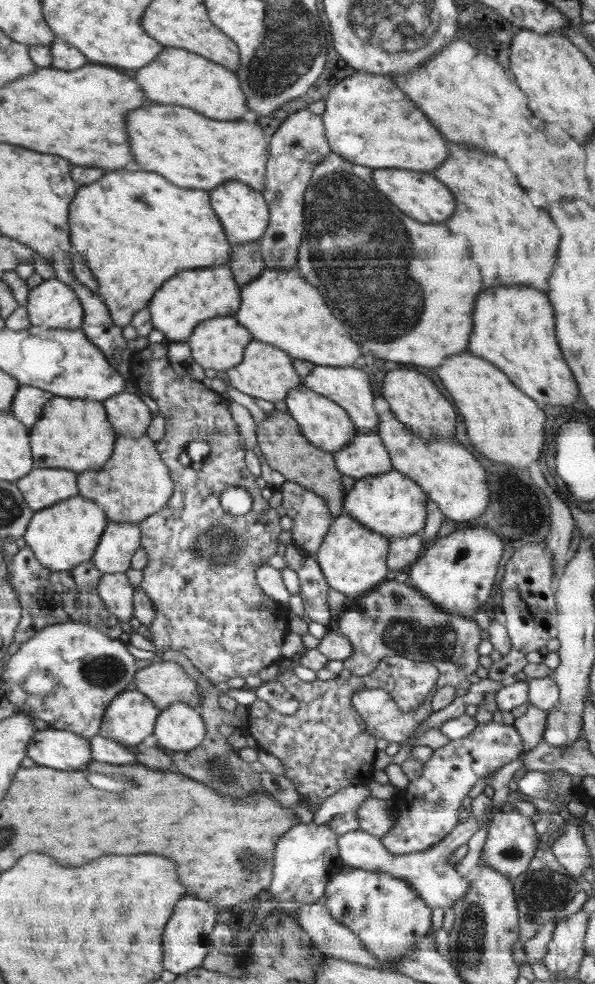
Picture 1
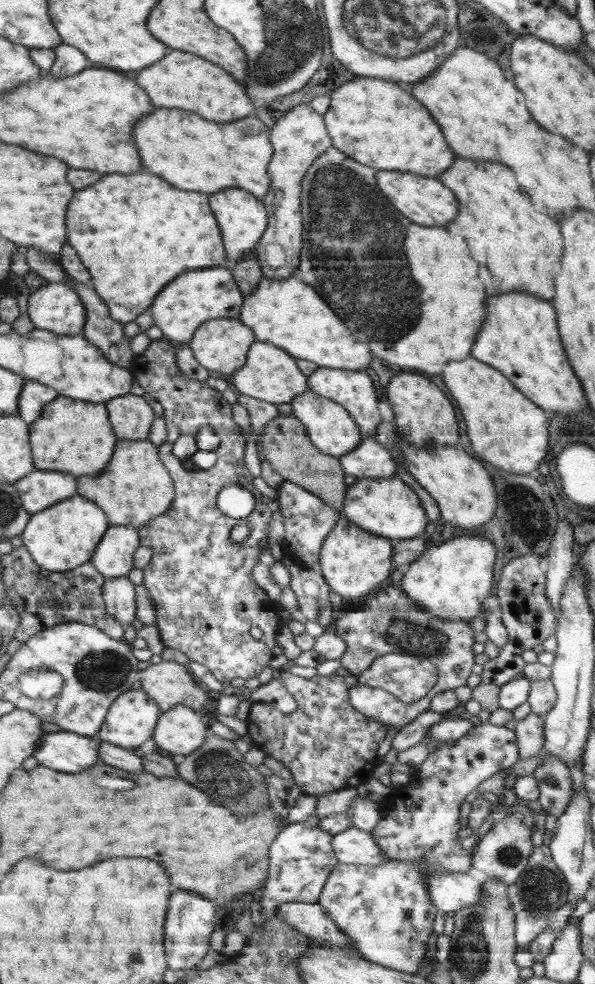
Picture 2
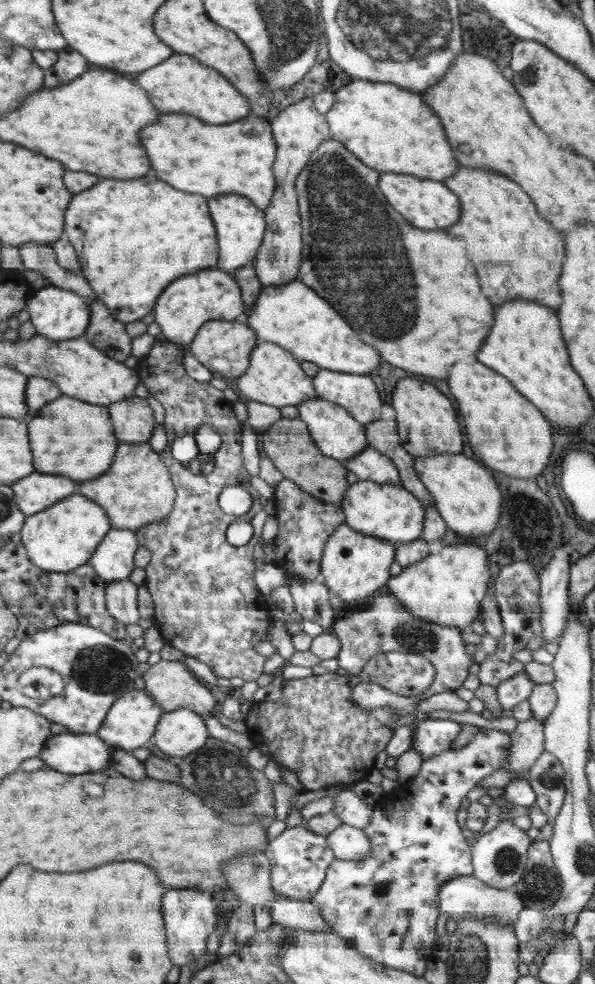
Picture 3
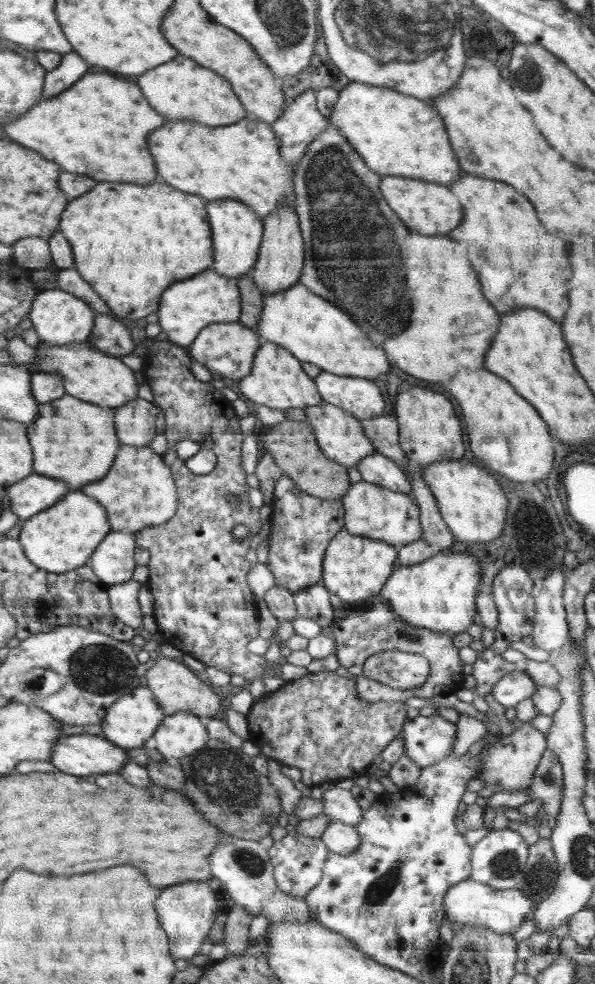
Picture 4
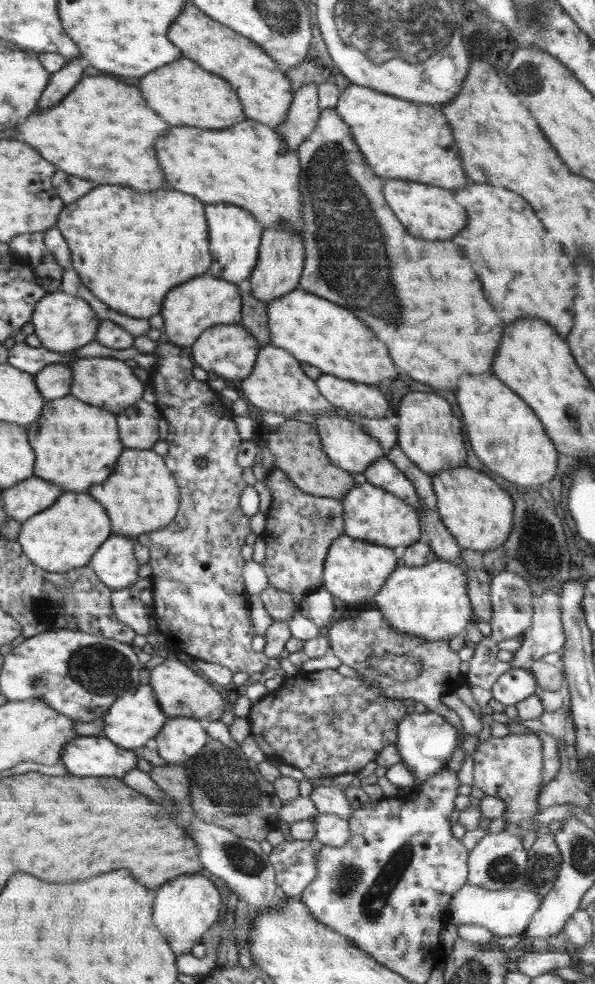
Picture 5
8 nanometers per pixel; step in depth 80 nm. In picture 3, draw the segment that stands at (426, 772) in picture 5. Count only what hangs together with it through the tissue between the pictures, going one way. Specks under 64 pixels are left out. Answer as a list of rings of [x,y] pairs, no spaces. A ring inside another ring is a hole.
[[[431,719],[418,721],[413,730],[412,749],[424,761],[438,757],[451,748],[453,740],[460,734],[461,724],[451,719]]]

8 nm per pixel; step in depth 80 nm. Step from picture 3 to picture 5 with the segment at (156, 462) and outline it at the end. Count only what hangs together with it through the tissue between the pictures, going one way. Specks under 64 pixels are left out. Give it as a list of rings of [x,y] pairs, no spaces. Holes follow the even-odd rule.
[[[124,450],[120,470],[116,470],[108,482],[88,490],[96,502],[104,502],[104,506],[108,506],[108,514],[112,514],[111,530],[115,534],[127,535],[135,540],[141,534],[164,529],[177,516],[182,503],[180,490],[162,457],[153,450]]]

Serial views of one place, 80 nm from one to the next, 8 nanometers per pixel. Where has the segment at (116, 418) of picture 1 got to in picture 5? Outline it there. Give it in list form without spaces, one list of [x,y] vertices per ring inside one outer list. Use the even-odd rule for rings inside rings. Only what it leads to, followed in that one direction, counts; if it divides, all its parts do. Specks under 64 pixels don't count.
[[[136,402],[120,413],[120,434],[128,448],[152,448],[158,442],[158,418],[155,404]]]

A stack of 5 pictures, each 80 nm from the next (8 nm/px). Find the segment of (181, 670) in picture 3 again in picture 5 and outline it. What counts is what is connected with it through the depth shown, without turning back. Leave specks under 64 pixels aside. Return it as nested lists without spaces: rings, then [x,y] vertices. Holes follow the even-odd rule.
[[[176,657],[166,658],[164,662],[151,670],[149,685],[155,689],[160,706],[166,712],[168,719],[176,717],[200,718],[201,720],[220,720],[224,712],[224,700],[222,696],[206,682],[202,680],[194,669],[190,670]]]

